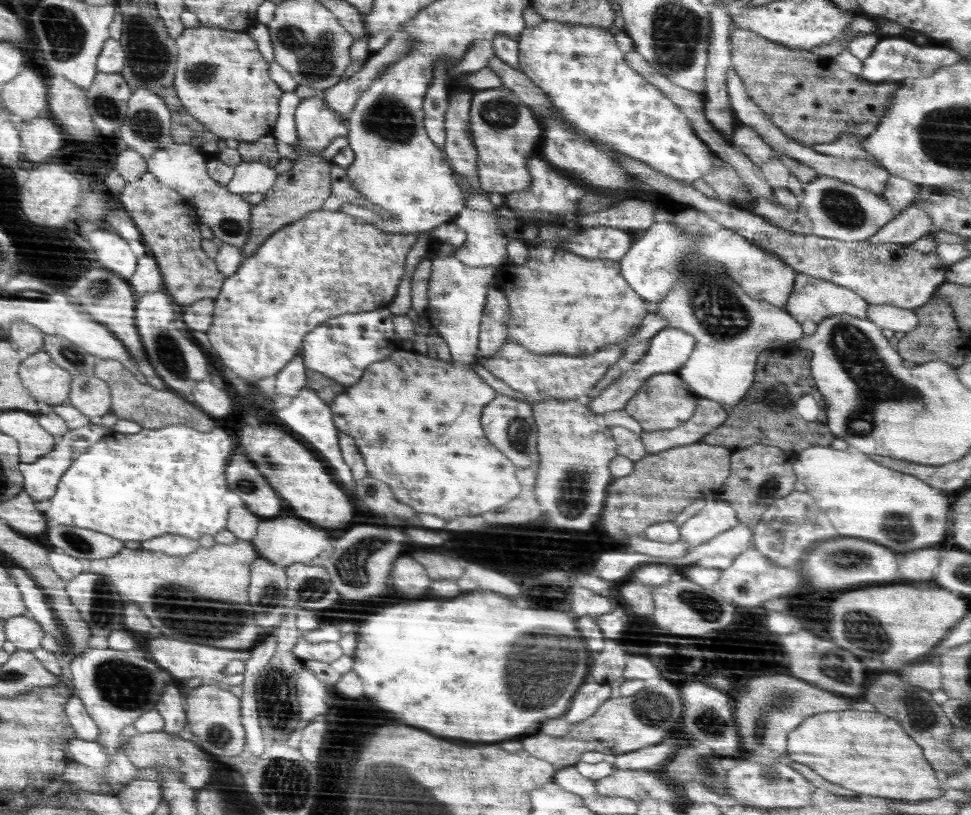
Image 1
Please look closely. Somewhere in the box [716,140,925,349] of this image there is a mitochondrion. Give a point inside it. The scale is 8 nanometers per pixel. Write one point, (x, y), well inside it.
(844, 209)

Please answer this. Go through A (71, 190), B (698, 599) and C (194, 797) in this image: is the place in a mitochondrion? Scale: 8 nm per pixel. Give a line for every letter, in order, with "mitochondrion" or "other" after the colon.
A: other
B: mitochondrion
C: other

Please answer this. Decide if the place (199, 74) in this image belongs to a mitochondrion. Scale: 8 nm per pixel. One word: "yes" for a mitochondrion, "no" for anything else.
yes

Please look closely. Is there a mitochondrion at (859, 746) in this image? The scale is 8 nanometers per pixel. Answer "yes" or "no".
no

